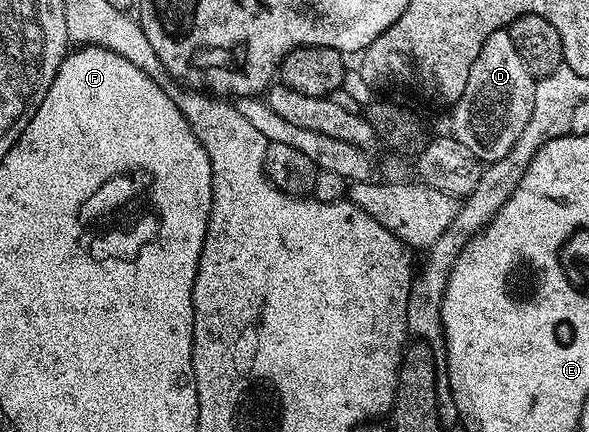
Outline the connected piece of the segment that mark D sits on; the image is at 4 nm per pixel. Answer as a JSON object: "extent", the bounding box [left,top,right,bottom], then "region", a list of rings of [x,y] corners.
{"extent":[452,31,536,162],"region":[[[509,31],[494,32],[480,46],[480,54],[476,54],[476,62],[468,70],[468,86],[464,86],[464,94],[453,105],[452,135],[468,146],[478,160],[489,162],[504,158],[516,146],[520,134],[524,134],[528,118],[532,118],[535,83],[536,77],[524,66],[524,58],[516,54]]]}

